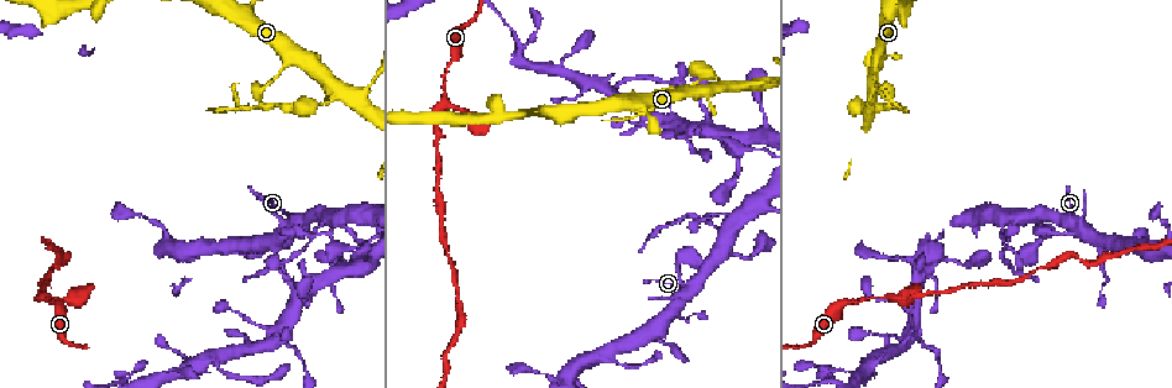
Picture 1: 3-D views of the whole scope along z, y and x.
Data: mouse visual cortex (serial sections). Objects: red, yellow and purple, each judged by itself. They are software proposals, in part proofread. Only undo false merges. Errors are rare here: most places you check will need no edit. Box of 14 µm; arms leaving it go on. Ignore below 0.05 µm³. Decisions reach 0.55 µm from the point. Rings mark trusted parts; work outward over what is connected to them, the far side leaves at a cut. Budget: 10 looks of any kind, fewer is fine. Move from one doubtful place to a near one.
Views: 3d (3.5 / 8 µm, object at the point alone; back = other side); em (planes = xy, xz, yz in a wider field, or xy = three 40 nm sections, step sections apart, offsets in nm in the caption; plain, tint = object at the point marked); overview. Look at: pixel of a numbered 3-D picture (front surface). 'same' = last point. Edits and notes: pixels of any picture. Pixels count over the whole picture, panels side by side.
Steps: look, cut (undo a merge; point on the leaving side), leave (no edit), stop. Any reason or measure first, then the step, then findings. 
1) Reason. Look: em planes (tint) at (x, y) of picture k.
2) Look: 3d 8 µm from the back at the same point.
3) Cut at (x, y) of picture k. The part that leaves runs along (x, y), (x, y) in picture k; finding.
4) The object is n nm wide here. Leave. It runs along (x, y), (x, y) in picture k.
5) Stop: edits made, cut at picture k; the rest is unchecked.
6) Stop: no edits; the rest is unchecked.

Three arms meet. Look: 3d 3.5 µm at (273, 242) of picture 1.

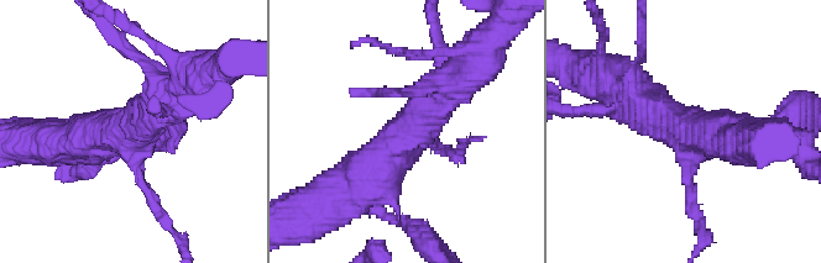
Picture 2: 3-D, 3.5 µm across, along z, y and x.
3 arms meet here; the arms are 150, 500, 600 nm wide; shape alone is not enough. Look: em xy step 2 (tint) at (406, 132) of picture 2.

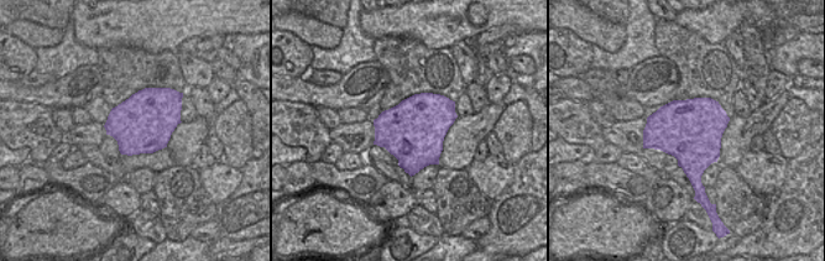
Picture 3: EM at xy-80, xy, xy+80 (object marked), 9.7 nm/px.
Leave. Continuous, no second cell.

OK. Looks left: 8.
A narrow waist. Look: 3d 3.5 µm at (47, 296) of picture 1.

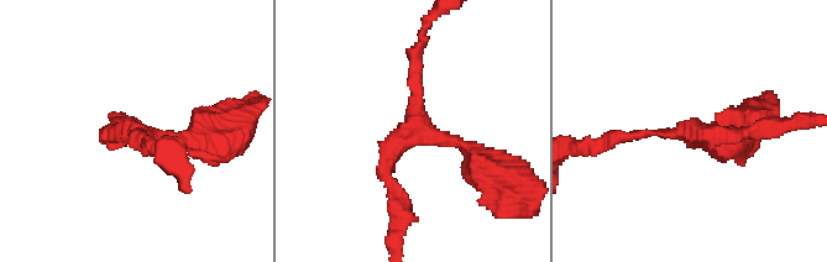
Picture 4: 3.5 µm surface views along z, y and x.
3 arms meet here; the arms are 150, 200, 200 nm wide; now the EM. Look: em planes (tint) at (690, 136) of picture 4.

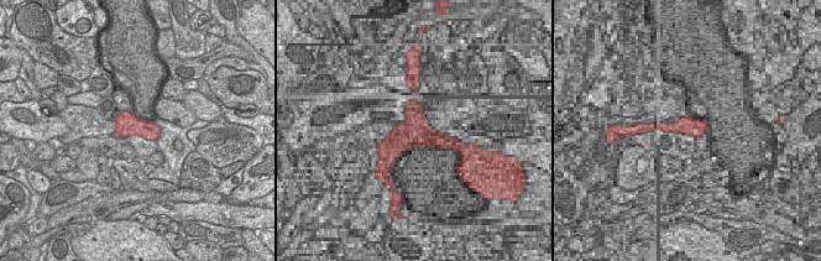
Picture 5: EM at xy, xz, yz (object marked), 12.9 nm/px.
Leave. It runs along (420, 43), (417, 126), (386, 157), (393, 193) in picture 4; all the same cell.

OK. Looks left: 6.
Sharp bend. Look: 3d 8 µm at (124, 216) of picture 1.

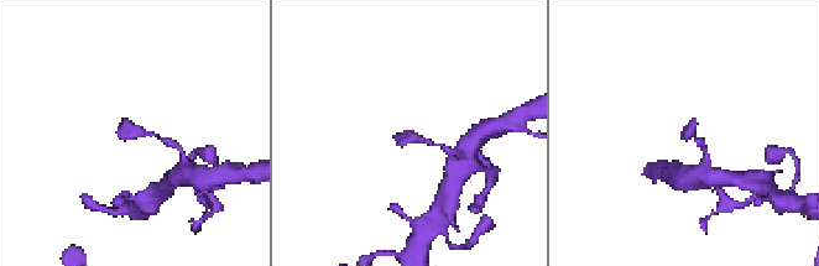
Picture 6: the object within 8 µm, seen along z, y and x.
Now the EM. Look: em xy step 2 (tint) at (685, 135) of picture 6.

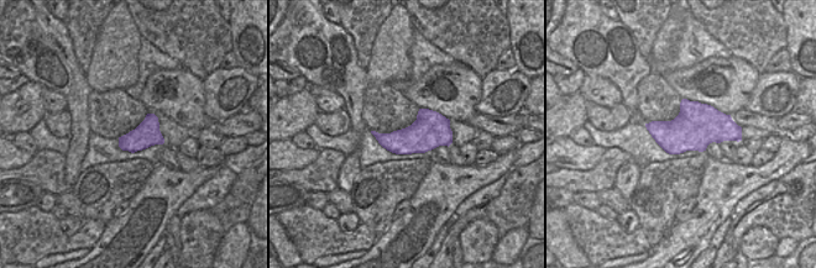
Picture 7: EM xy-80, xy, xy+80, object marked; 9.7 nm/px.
Leave. Continuous, no second cell.

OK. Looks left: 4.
Abrupt turn. Look: 3d 3.5 µm at (653, 109) of picture 1.

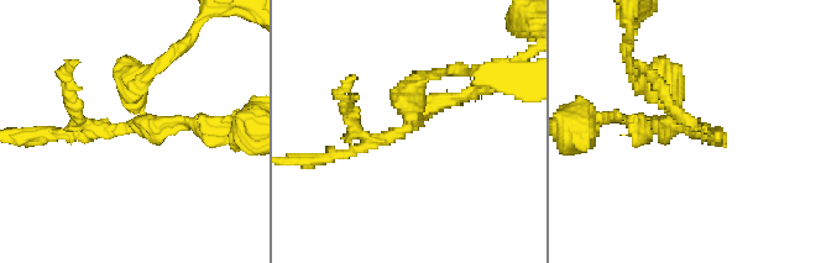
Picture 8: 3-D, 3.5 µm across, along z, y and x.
Look: em xy step 5 (tint) at (142, 128) of picture 8.

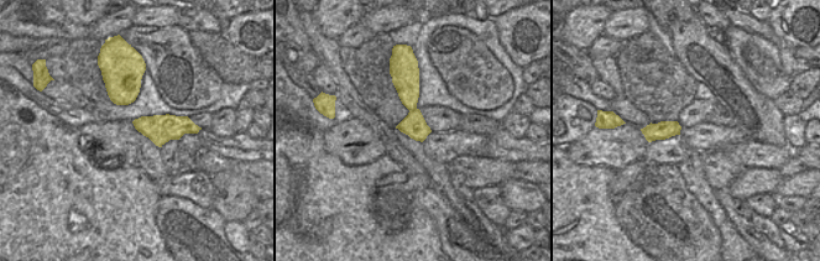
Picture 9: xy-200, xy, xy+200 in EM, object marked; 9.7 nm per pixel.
Cut it another way. Look: em xy step 2 (tint) at the same point.

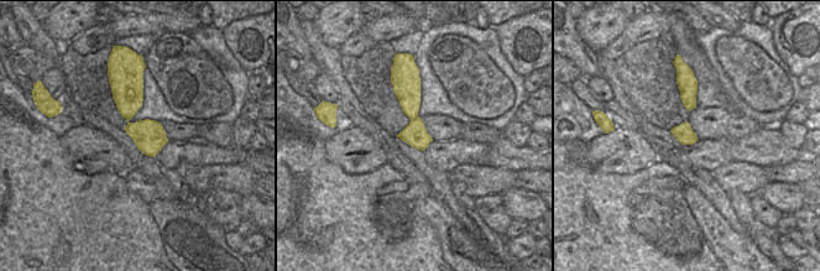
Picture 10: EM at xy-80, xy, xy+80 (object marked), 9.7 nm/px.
Cut at (179, 122) of picture 8. A border runs along (417, 116), (411, 120) in picture 10; a second cell is stuck on.

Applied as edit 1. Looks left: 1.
Stop: edits made, cut at picture 8; the rest is unchecked.

